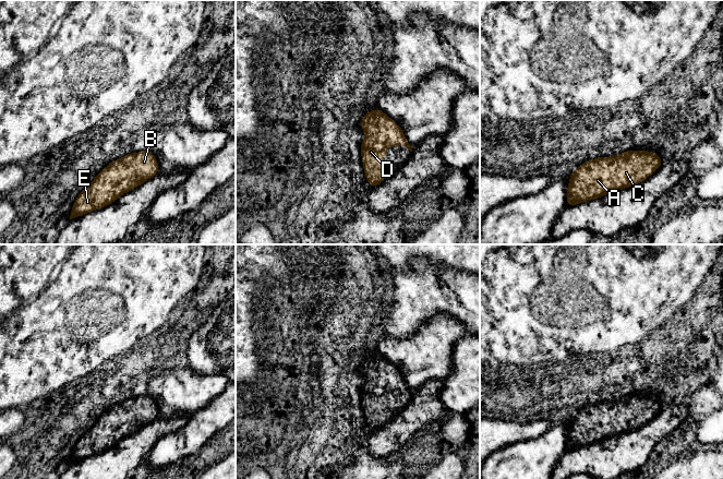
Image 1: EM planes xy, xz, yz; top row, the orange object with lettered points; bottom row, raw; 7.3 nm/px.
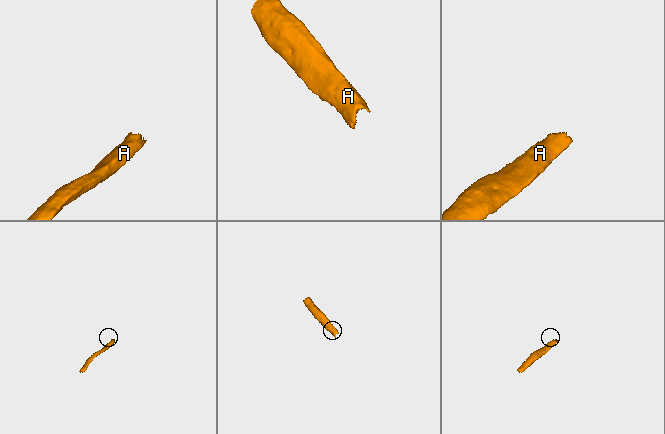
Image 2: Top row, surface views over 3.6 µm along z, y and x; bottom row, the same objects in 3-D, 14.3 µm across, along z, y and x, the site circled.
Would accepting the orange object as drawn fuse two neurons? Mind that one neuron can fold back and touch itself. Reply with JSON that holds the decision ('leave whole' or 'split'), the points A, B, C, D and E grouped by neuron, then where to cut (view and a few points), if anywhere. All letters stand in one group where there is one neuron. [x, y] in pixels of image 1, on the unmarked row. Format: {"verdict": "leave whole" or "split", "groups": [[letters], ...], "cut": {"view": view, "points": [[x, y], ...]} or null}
{"verdict": "leave whole", "groups": [["A", "B", "C", "D", "E"]], "cut": null}

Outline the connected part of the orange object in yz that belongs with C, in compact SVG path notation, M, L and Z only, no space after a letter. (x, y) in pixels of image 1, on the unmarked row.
M628 395L614 402L589 405L570 420L567 451L638 429L662 408L655 397L644 395Z

